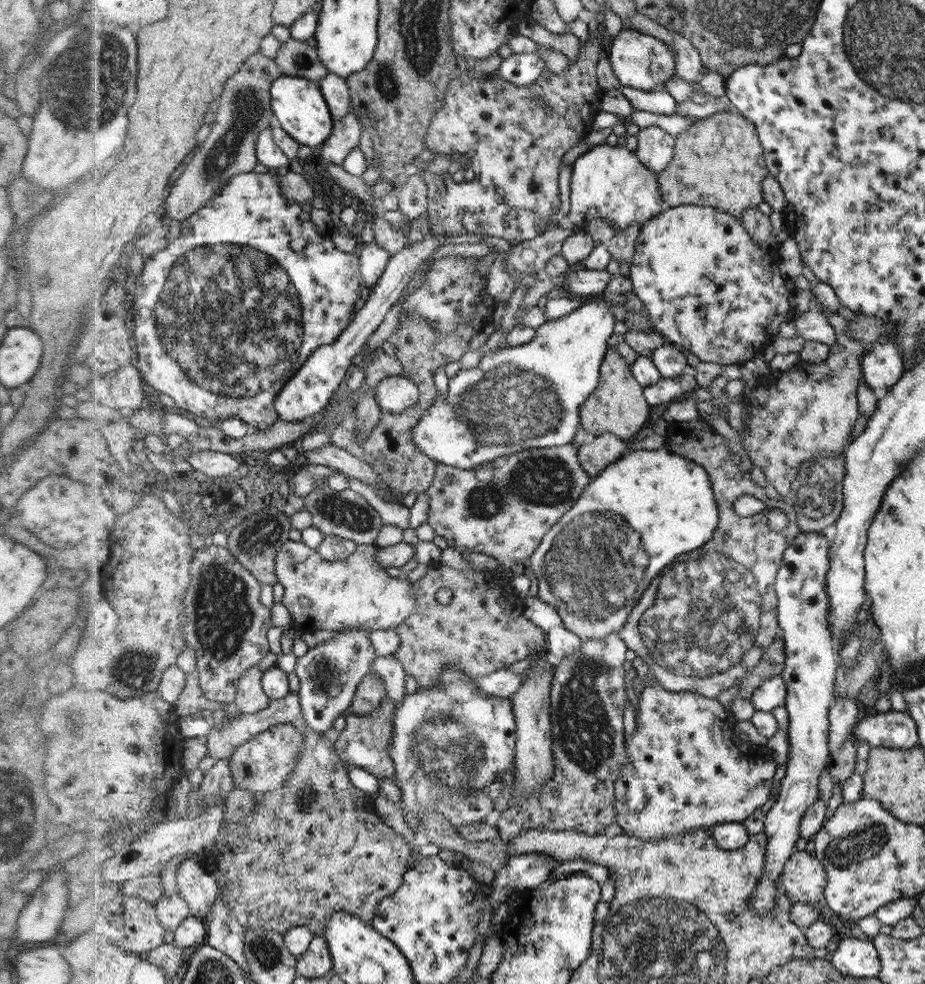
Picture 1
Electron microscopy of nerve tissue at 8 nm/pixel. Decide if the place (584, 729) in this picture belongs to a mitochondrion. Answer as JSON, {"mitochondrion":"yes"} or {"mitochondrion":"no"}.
{"mitochondrion":"yes"}

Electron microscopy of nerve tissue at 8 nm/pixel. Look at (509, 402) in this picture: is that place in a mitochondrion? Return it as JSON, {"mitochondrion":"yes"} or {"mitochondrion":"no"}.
{"mitochondrion":"yes"}

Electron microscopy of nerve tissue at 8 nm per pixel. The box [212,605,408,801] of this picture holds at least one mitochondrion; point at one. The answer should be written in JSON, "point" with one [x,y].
{"point":[326,678]}

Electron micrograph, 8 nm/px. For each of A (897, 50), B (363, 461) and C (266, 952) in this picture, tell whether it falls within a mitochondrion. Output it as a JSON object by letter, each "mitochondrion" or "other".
{"A":"mitochondrion","B":"other","C":"mitochondrion"}

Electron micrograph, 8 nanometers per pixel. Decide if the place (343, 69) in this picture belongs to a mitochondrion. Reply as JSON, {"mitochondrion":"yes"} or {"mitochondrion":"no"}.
{"mitochondrion":"no"}

